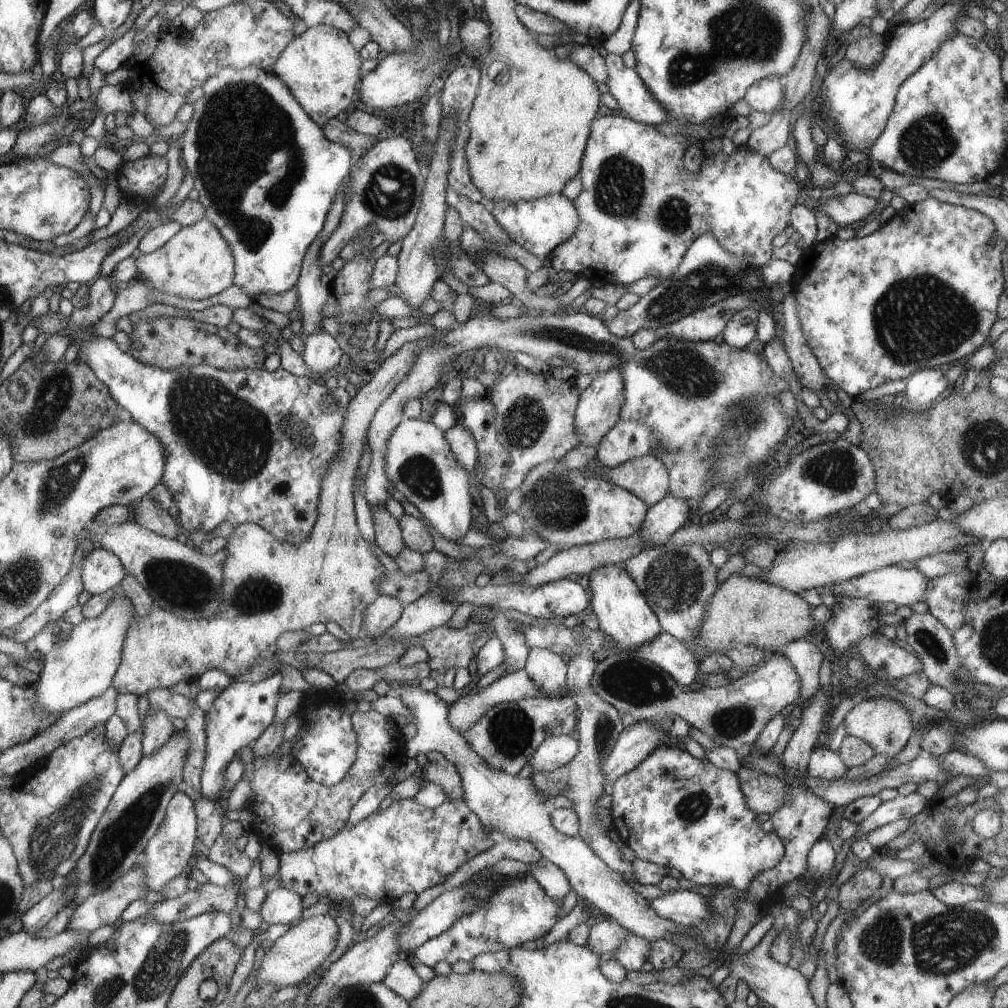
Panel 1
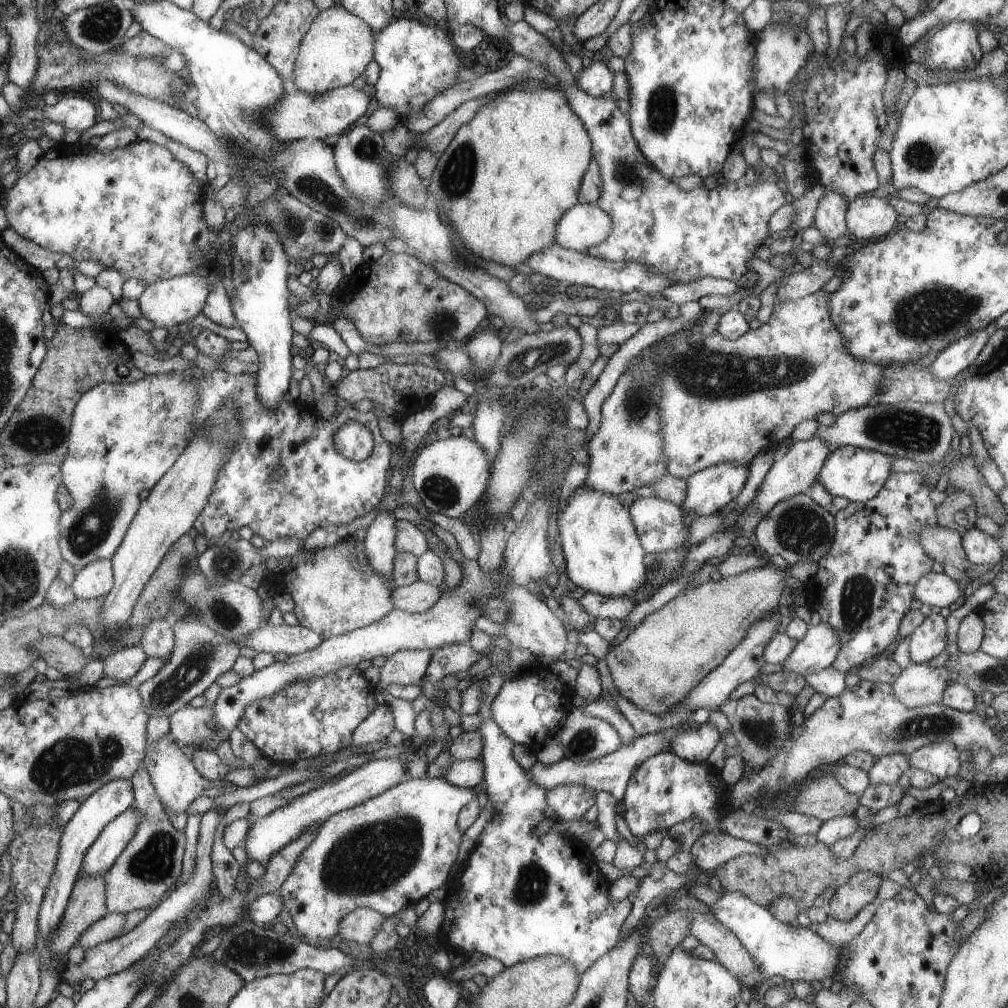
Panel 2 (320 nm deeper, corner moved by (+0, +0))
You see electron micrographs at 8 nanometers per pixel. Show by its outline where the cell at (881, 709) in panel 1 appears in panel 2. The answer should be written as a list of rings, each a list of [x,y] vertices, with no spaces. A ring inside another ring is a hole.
[[[911,663],[891,684],[894,694],[908,708],[927,707],[941,702],[949,684],[944,667],[932,667],[928,663]]]

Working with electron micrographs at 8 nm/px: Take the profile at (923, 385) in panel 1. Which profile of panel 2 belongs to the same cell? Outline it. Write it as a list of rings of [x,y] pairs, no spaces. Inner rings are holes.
[[[992,324],[975,330],[958,340],[951,342],[944,350],[937,354],[932,362],[931,373],[936,380],[950,380],[959,372],[965,371],[978,358],[988,338],[995,332]]]

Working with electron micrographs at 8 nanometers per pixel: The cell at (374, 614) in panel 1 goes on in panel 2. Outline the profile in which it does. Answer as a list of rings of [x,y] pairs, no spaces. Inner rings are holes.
[[[418,580],[411,585],[393,590],[394,609],[412,614],[423,613],[430,610],[442,598],[442,593],[437,586]]]

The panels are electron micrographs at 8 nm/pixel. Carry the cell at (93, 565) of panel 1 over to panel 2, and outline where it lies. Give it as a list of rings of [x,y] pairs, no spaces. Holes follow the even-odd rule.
[[[100,559],[77,570],[71,587],[78,599],[95,599],[108,595],[114,584],[112,560]]]

